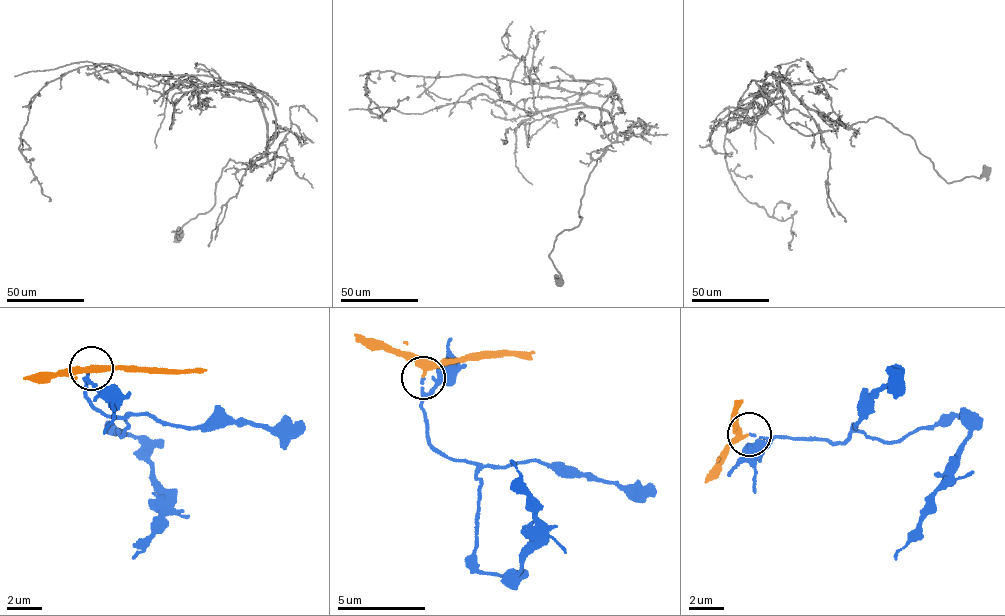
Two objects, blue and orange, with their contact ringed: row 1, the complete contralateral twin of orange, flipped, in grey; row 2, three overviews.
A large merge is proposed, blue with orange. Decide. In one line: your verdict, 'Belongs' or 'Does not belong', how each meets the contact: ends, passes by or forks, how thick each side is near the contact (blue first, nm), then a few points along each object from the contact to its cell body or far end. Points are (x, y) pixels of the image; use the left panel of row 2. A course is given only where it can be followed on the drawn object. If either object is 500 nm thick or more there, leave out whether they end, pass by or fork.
Belongs. At the ring blue ends. At the ring orange passes by. Thickness 130 nm (blue) against 240 nm. Course of blue: (92, 370), (82, 390), (121, 416), (121, 438), (114, 432), (137, 444), (155, 480), (160, 532), (131, 559). Course of orange: (92, 370), (206, 368)

